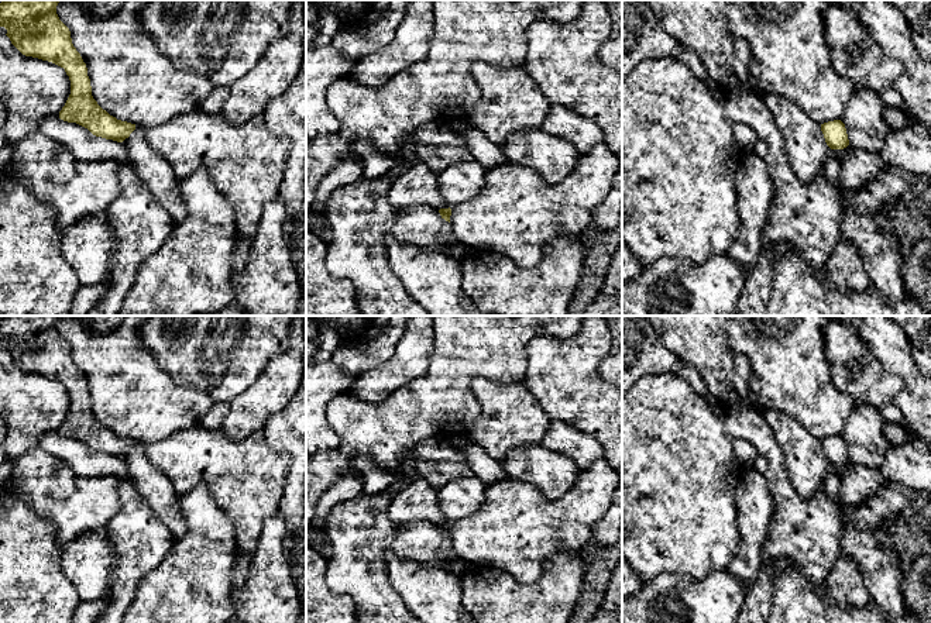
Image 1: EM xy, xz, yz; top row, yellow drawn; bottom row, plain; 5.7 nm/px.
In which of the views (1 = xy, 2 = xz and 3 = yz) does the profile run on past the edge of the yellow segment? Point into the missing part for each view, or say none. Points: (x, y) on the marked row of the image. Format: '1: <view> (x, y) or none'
1: none
2: none
3: none

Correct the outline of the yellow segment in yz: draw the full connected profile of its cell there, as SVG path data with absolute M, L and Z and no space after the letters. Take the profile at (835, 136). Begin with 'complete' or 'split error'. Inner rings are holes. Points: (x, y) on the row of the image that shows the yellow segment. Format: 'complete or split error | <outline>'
complete | M841 120L821 124L821 131L831 149L844 149L849 145L846 128Z

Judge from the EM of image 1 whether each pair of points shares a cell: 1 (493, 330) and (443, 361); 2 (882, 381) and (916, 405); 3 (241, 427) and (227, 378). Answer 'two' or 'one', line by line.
1: one
2: two
3: two

